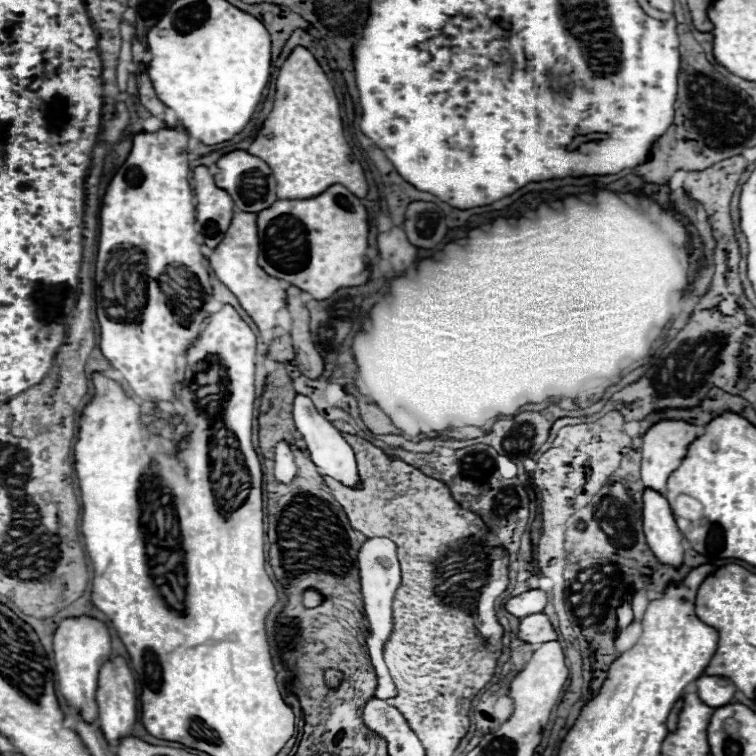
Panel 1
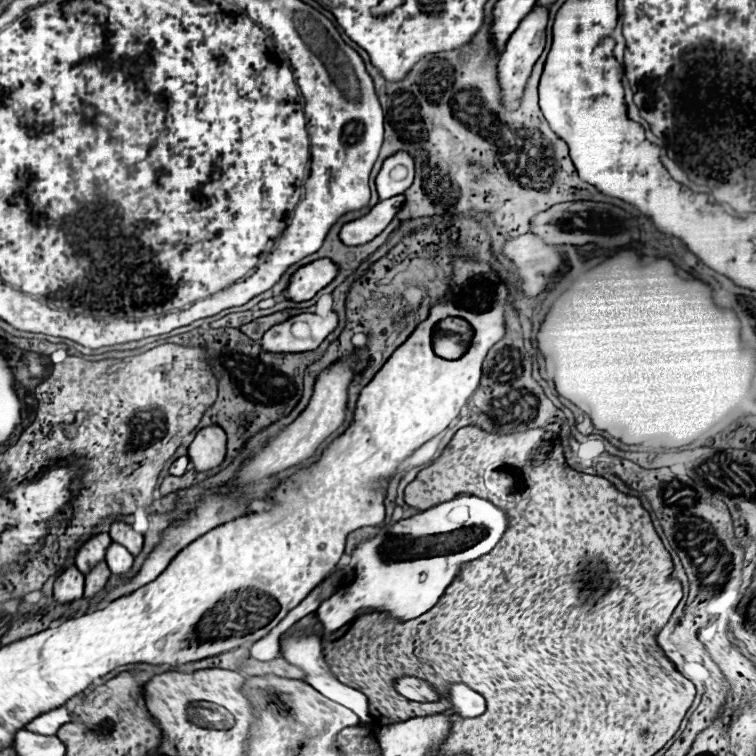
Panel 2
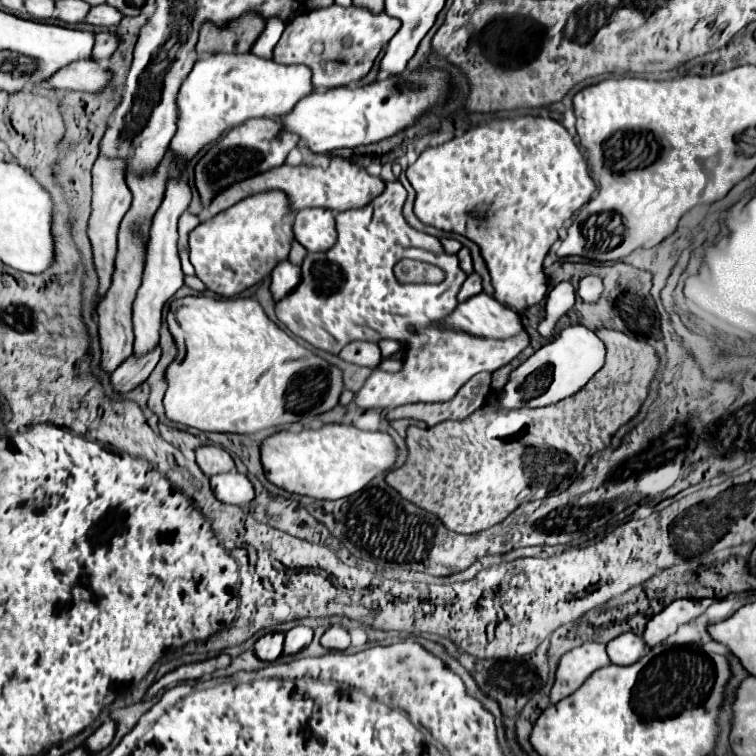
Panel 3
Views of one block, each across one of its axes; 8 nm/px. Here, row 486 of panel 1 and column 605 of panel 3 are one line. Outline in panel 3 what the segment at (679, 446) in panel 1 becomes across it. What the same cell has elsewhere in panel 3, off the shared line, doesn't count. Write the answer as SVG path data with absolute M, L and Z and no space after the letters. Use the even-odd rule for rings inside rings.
M584 642L578 648L568 650L558 660L556 668L556 680L550 690L550 704L560 702L564 696L576 692L580 684L598 668L608 666L608 654L606 646L598 642Z

